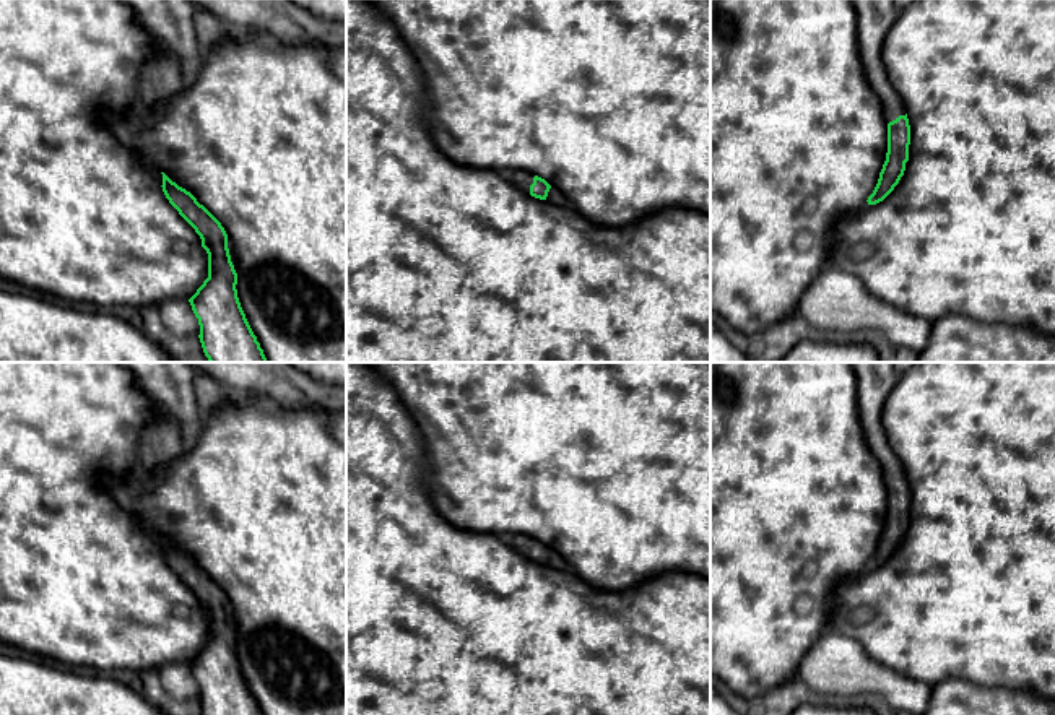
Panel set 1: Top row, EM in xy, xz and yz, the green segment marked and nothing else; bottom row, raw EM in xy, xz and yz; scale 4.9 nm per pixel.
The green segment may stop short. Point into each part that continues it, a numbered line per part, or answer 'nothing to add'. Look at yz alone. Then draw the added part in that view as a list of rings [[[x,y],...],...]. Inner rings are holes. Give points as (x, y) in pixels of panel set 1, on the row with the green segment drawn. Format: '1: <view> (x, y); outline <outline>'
1: yz (875, 18); outline [[[853,0],[853,5],[857,10],[857,31],[863,70],[868,83],[881,101],[883,114],[889,124],[899,115],[907,114],[883,63],[883,42],[897,18],[894,0]]]

